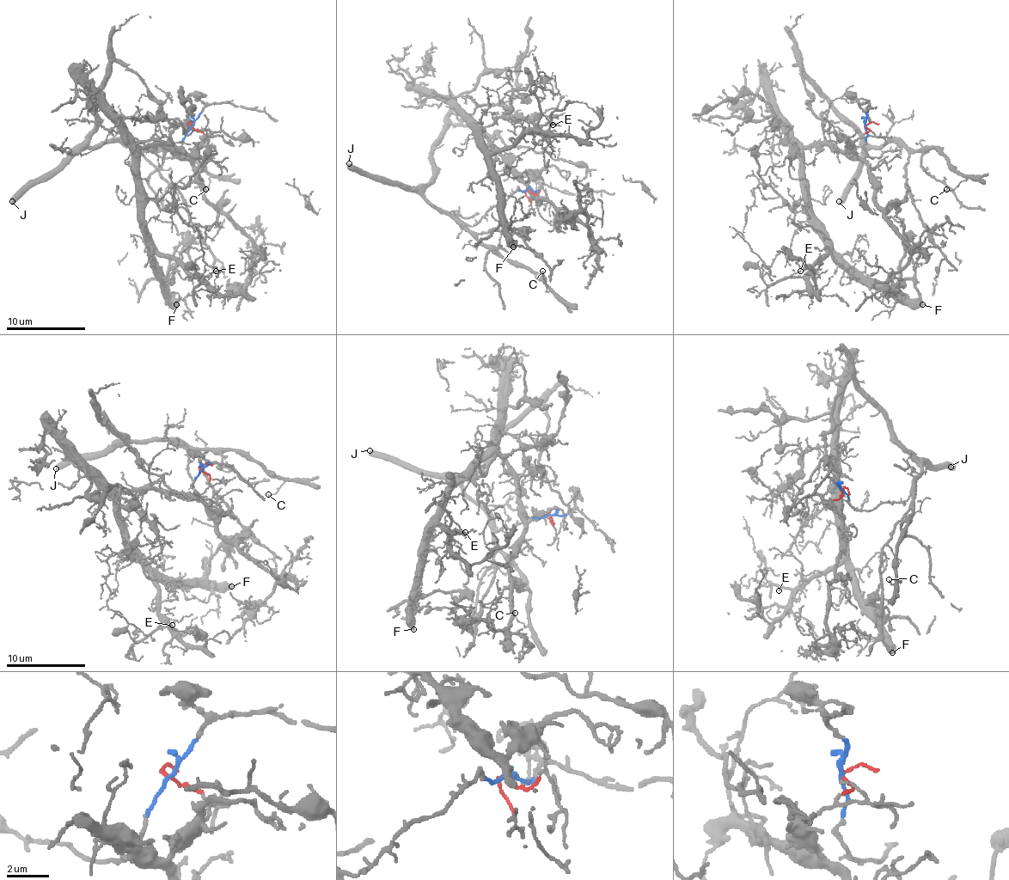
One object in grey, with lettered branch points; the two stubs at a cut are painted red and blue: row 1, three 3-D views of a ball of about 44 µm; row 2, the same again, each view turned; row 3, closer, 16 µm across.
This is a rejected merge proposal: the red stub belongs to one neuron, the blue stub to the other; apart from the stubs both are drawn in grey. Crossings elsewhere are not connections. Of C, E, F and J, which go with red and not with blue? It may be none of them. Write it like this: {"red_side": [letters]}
{"red_side": ["E", "F"]}

